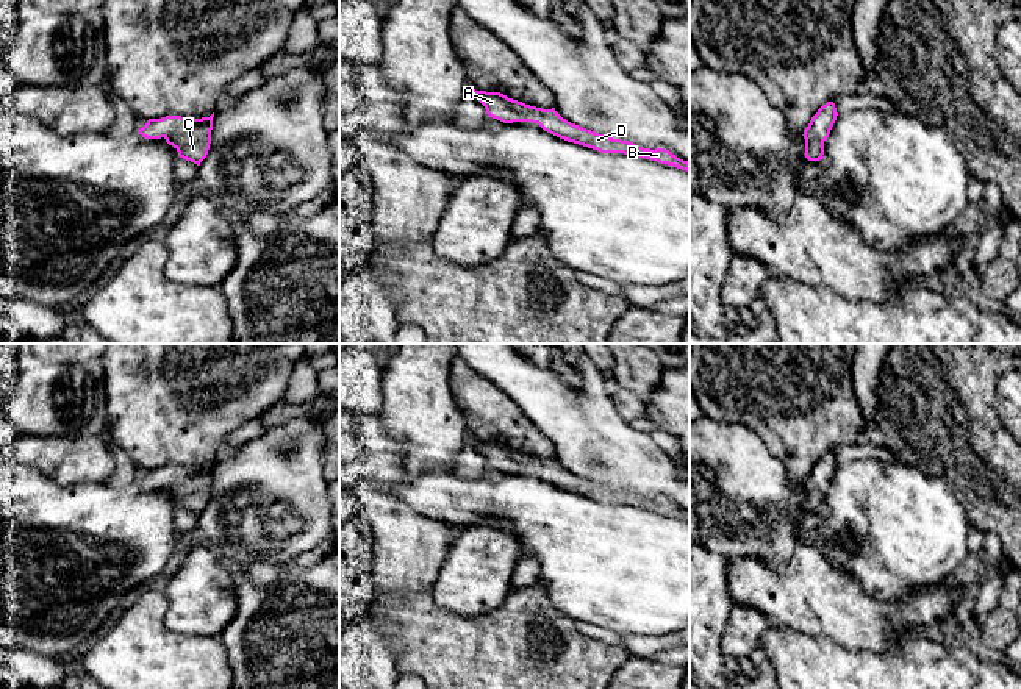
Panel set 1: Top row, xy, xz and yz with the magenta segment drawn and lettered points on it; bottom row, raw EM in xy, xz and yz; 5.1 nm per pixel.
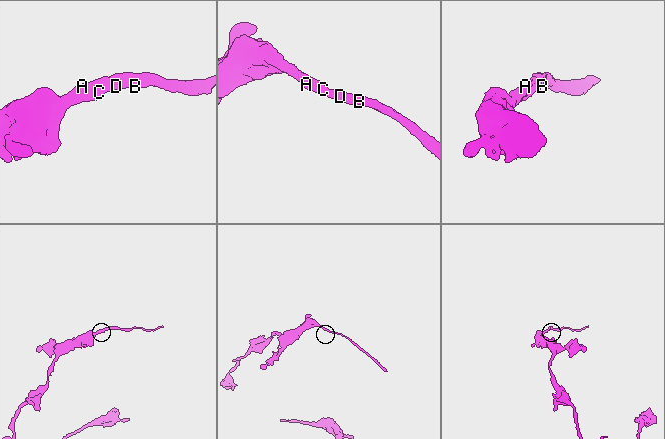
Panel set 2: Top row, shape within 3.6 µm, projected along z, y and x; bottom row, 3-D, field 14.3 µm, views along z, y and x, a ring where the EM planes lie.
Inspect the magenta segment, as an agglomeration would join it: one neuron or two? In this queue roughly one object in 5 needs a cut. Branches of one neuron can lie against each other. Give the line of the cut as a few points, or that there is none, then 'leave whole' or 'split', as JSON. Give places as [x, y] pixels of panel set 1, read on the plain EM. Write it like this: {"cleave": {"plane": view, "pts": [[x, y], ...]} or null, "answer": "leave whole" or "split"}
{"cleave": null, "answer": "leave whole"}

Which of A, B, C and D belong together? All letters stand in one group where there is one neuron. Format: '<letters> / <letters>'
A B C D

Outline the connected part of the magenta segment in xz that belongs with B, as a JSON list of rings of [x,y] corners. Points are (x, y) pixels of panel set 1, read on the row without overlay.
[[[471,436],[469,439],[474,442],[475,448],[485,456],[488,467],[497,469],[503,473],[538,473],[544,481],[560,489],[597,500],[600,503],[633,505],[690,522],[690,512],[677,508],[669,500],[643,498],[629,491],[613,489],[607,484],[594,483],[591,480],[568,472],[555,461],[555,458],[543,459],[508,448],[500,442],[475,441]]]

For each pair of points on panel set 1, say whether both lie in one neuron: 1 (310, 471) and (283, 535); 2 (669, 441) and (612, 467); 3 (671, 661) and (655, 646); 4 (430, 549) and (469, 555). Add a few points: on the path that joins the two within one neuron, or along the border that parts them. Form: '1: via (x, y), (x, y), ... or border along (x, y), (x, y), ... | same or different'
1: via (294, 486), (283, 497), (283, 519) | same
2: border along (651, 435), (673, 460) | different
3: border along (673, 647), (643, 656), (632, 656) | different
4: border along (463, 528), (447, 549), (432, 586) | different

